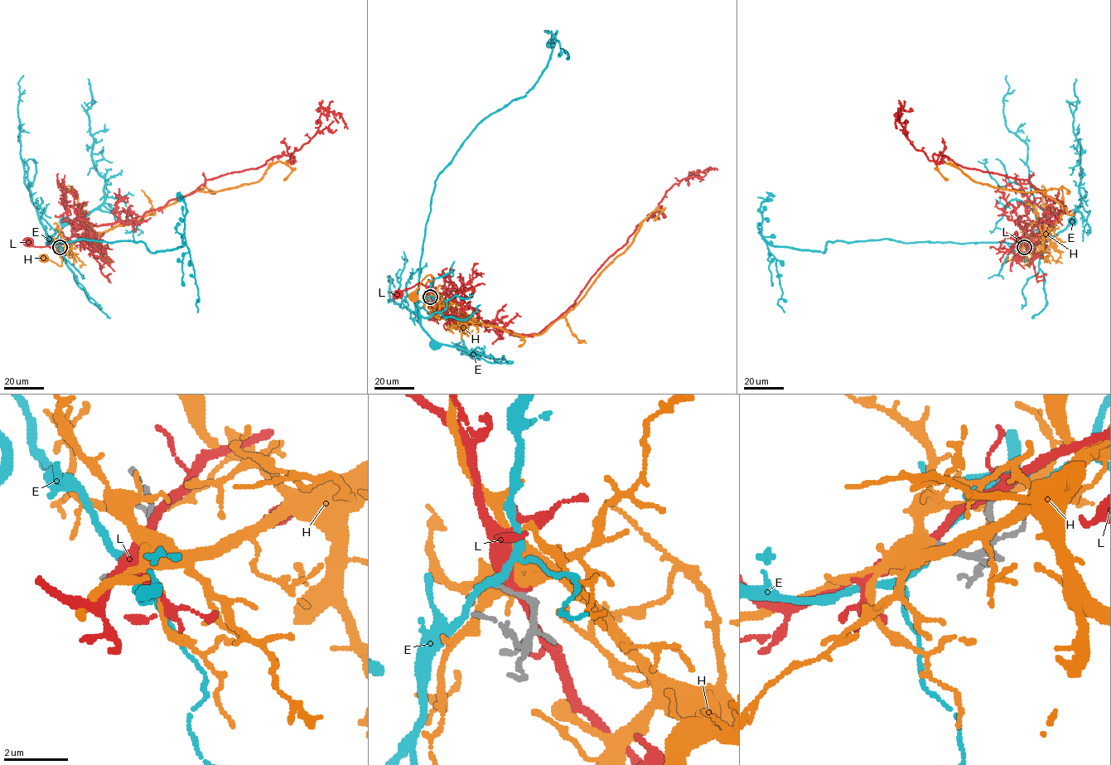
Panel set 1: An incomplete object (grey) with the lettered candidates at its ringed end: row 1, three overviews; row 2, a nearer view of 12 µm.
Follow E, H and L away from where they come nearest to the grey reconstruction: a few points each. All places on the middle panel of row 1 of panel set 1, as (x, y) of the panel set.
E: (428, 297), (416, 316), (433, 346)
H: (430, 297), (426, 284), (432, 280), (431, 274), (422, 281), (413, 297)
L: (430, 297), (421, 283), (398, 290), (398, 293)

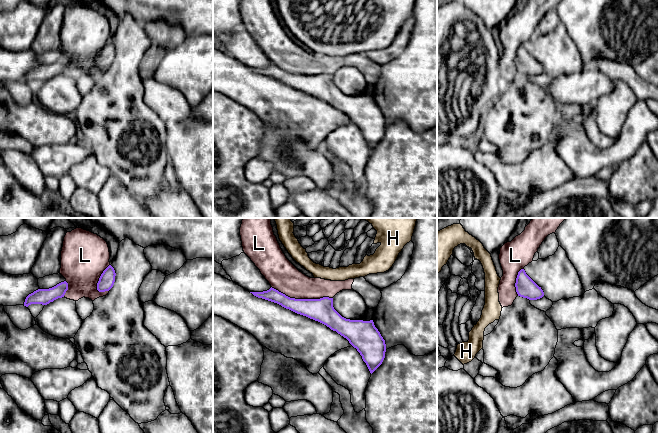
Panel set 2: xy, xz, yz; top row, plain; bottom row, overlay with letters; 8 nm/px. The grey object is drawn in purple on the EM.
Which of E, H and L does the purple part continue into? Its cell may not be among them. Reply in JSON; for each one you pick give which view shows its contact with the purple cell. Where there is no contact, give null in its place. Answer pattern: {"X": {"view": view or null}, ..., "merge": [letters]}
{"H": {"view": null}, "merge": ["H"]}

